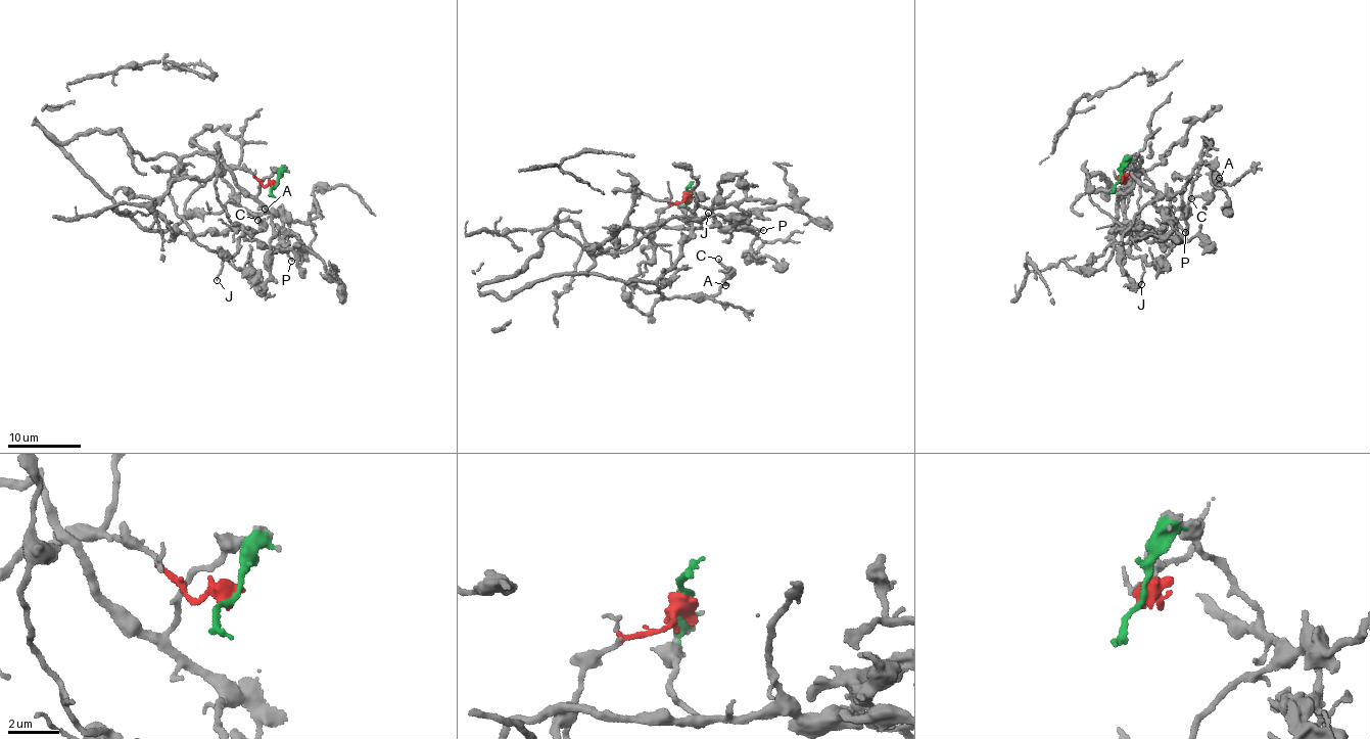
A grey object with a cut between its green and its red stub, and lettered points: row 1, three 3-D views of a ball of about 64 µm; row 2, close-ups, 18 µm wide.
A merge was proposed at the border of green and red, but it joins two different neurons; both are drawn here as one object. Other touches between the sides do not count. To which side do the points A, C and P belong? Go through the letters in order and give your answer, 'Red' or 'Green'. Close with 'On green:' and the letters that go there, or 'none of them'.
A: Red
C: Red
P: Green
On green: P

